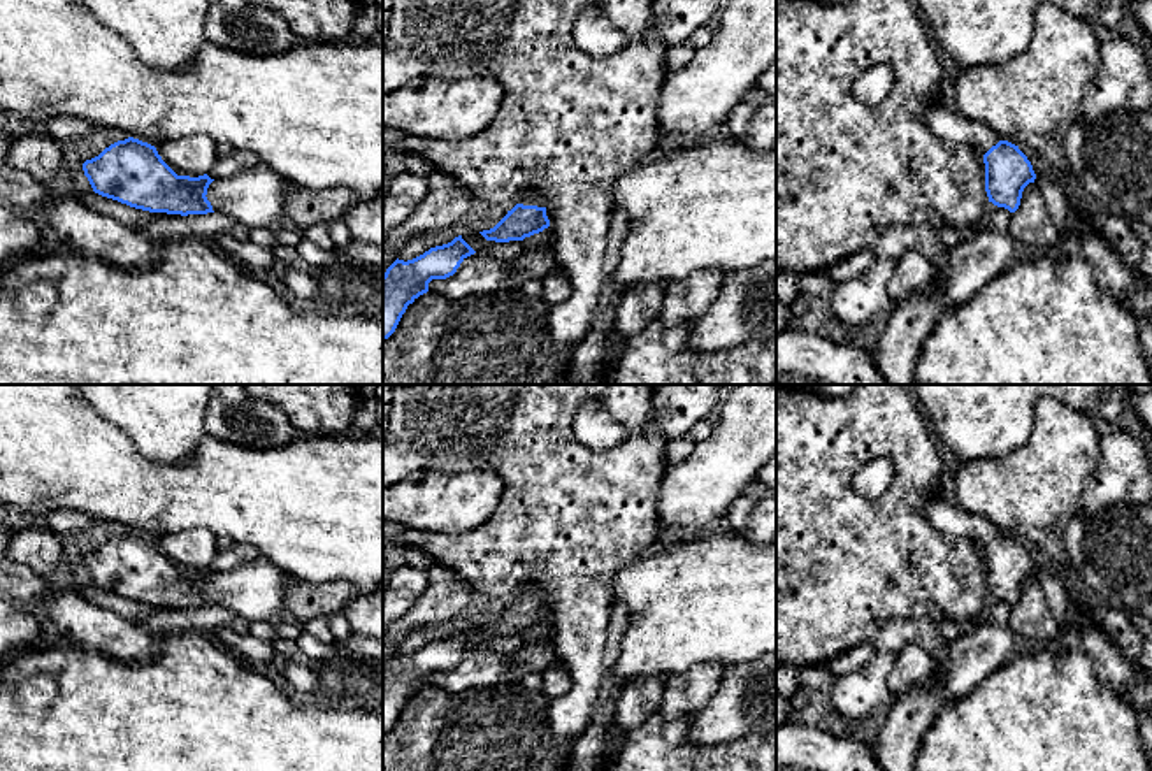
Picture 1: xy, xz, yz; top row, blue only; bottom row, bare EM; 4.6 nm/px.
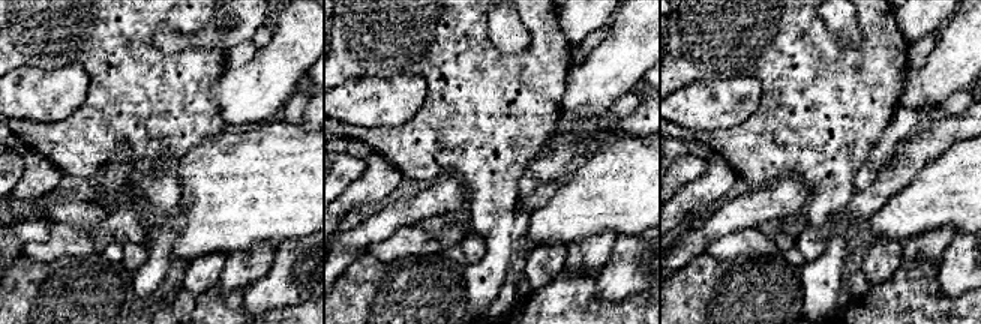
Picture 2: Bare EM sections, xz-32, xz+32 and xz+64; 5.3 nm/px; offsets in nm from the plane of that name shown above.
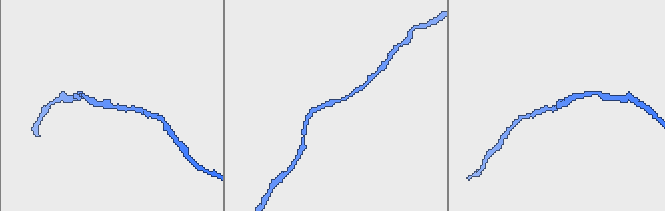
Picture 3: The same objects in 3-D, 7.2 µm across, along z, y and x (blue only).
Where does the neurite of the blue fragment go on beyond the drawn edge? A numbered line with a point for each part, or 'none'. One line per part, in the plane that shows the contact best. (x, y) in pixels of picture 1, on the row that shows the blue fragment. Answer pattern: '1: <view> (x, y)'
1: xz (532, 197)

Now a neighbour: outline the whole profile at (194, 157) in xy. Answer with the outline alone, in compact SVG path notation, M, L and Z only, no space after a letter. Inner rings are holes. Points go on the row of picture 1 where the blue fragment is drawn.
M191 135L155 148L177 176L198 177L214 165L220 146L209 135Z

